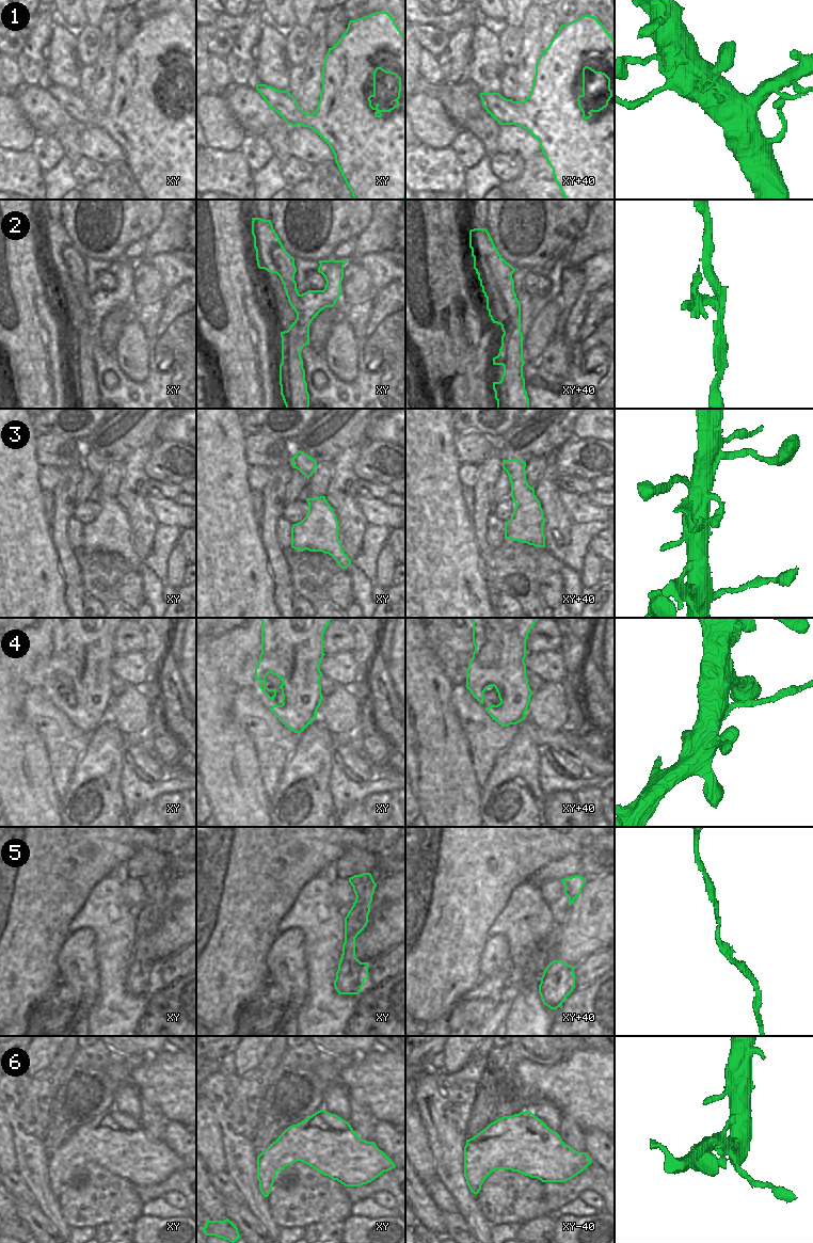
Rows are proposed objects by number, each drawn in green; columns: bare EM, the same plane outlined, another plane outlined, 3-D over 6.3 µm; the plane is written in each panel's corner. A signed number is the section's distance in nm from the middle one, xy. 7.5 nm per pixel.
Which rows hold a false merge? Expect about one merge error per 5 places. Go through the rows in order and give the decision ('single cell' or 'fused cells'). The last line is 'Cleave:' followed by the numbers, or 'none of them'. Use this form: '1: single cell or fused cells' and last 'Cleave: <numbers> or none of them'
1: single cell
2: fused cells
3: fused cells
4: fused cells
5: single cell
6: single cell
Cleave: 2, 3, 4

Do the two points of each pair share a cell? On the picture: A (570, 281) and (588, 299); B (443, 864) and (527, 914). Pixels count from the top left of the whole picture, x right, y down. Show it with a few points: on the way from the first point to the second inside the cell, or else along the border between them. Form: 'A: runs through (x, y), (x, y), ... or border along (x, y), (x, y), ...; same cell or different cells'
A: border along (580, 267), (584, 284), (569, 314); different cells
B: border along (522, 882), (511, 893), (505, 907), (492, 923); different cells

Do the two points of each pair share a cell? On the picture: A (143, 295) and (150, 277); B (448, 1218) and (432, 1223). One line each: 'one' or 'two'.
A: one
B: two

